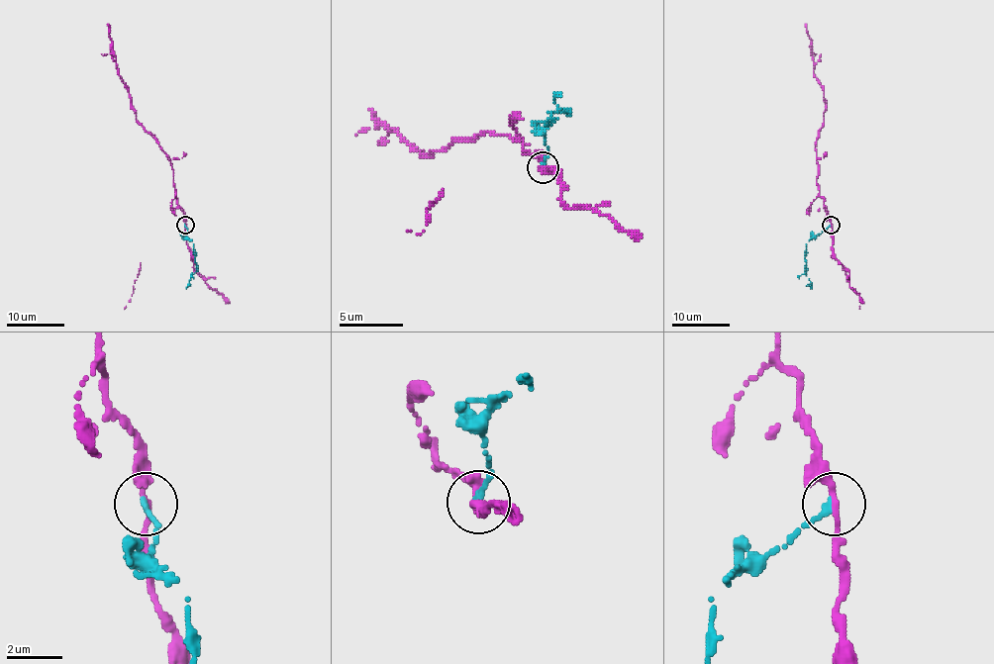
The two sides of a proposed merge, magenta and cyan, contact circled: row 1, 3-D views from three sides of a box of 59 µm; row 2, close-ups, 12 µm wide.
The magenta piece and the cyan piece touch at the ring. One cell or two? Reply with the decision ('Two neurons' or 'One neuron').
Two neurons

